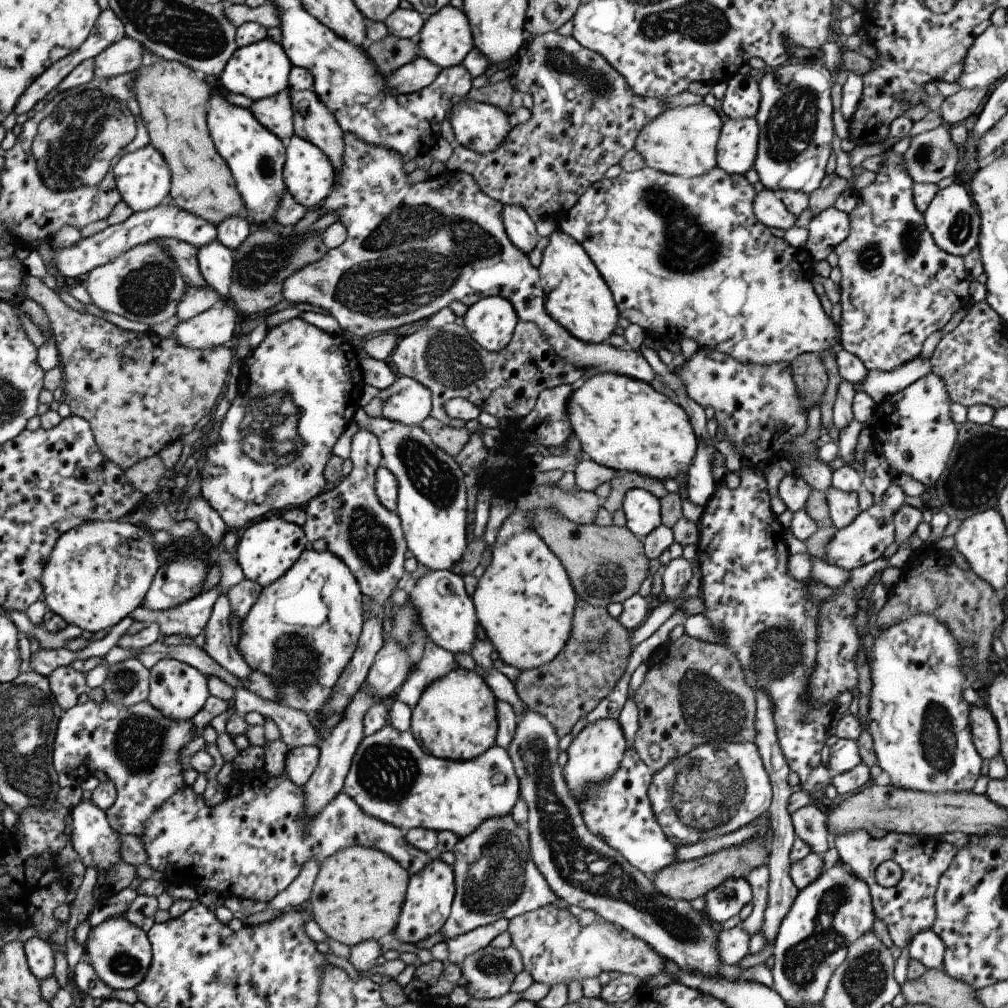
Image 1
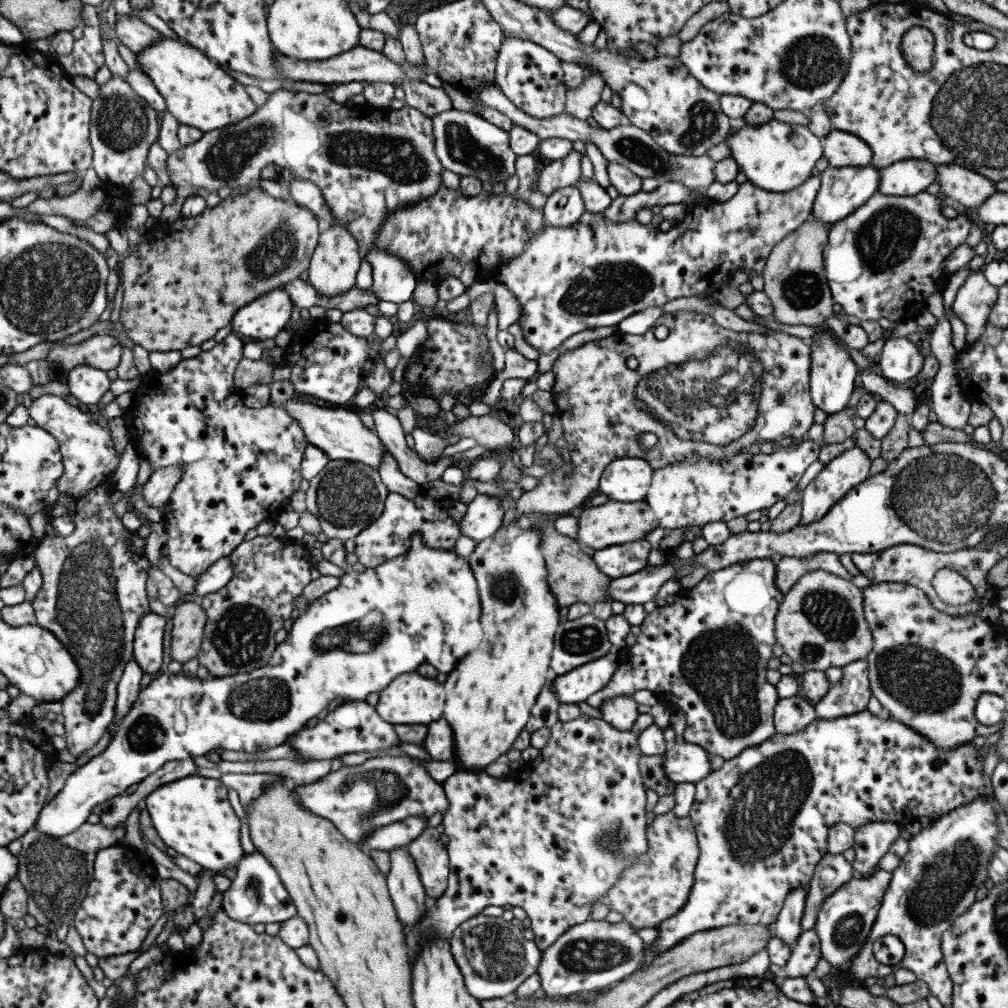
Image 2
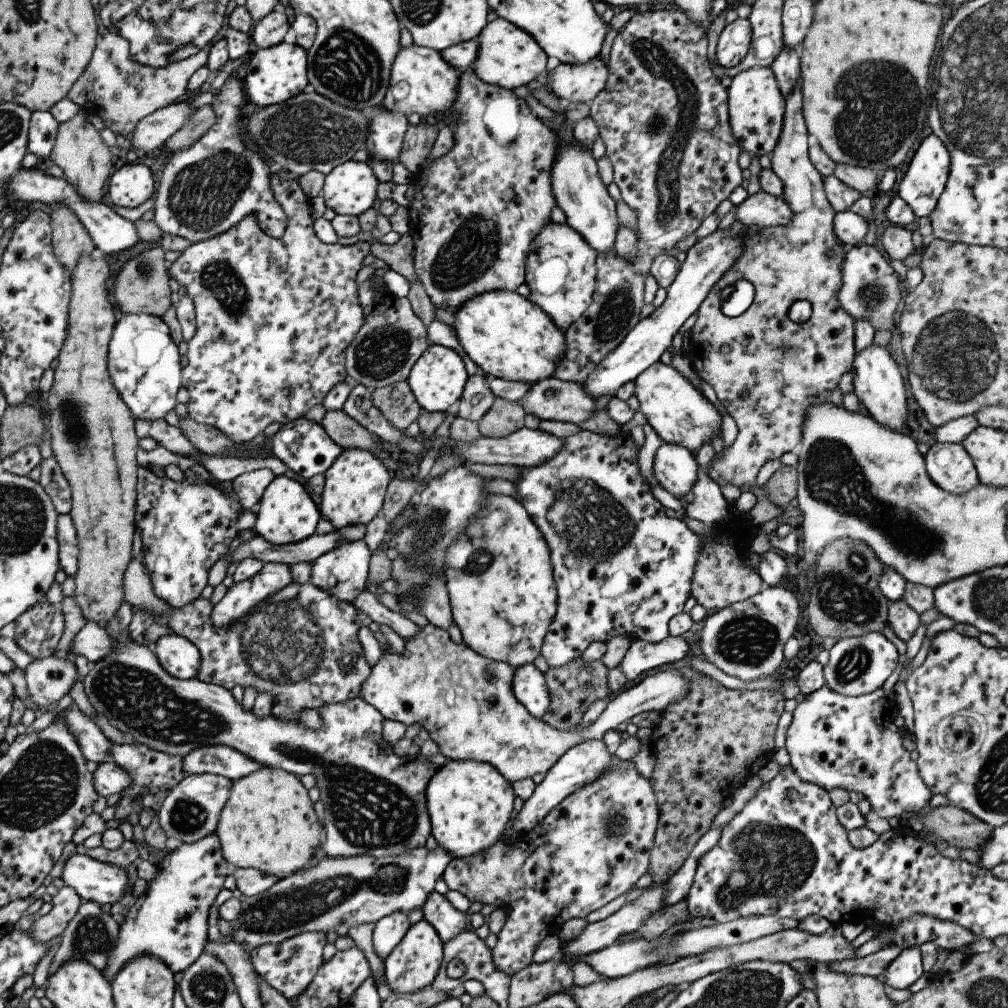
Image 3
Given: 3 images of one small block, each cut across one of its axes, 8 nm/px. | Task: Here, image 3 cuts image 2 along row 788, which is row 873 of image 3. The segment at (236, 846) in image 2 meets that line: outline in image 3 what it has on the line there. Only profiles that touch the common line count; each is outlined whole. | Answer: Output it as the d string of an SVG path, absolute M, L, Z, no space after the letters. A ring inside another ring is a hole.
M216 832L204 835L193 843L181 843L154 866L158 869L153 881L147 882L143 894L133 900L119 923L113 951L101 973L111 982L119 970L142 955L158 957L177 977L205 949L208 942L208 914L228 874L221 842Z

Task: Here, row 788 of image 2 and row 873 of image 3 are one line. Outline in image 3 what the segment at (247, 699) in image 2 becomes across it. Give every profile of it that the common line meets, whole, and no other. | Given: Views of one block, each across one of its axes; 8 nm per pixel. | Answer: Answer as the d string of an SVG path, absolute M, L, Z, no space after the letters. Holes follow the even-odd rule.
M79 853L66 860L61 878L82 900L92 901L100 906L113 905L121 899L128 884L125 869Z

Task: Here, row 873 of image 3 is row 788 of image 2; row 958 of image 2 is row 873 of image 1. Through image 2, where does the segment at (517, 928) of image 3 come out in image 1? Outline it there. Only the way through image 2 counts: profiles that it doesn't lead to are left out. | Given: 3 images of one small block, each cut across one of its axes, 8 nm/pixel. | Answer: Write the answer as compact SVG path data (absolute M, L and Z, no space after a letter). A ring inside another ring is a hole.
M264 768L256 769L256 788L254 788L255 770L234 771L231 783L237 783L240 790L234 796L227 793L217 806L208 808L203 796L196 794L188 785L178 790L174 796L170 796L170 799L152 814L149 823L144 826L141 840L148 854L146 864L157 871L159 880L173 886L193 885L199 894L218 892L224 898L232 896L255 902L270 902L296 880L302 866L310 858L322 862L334 852L340 852L354 844L364 848L376 848L388 854L409 875L418 874L426 864L432 862L429 854L412 847L407 842L405 832L392 824L368 816L344 791L341 791L332 802L328 802L318 816L308 818L304 812L304 789L296 786L288 778L286 771L274 778L264 771Z

